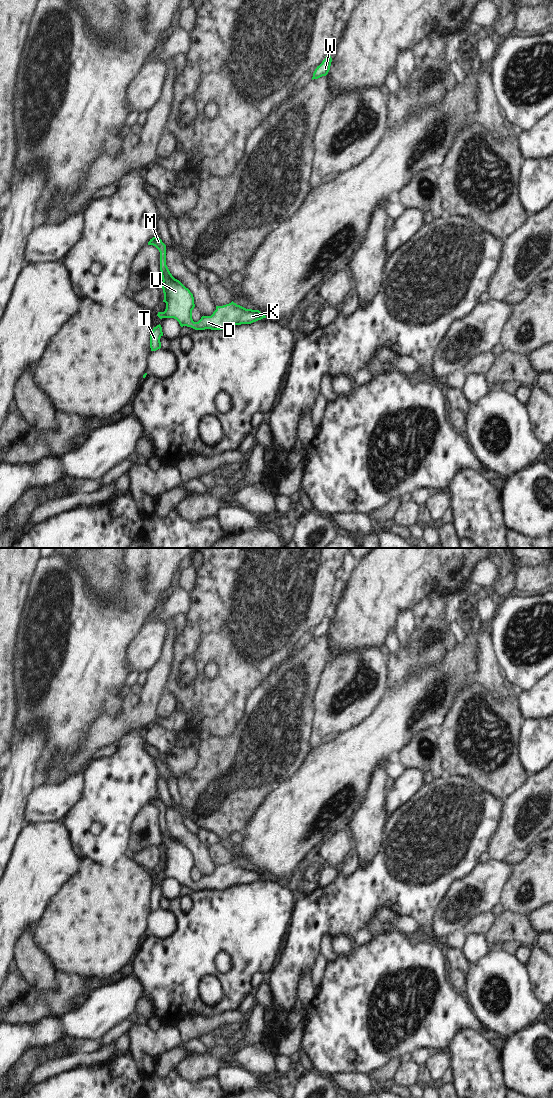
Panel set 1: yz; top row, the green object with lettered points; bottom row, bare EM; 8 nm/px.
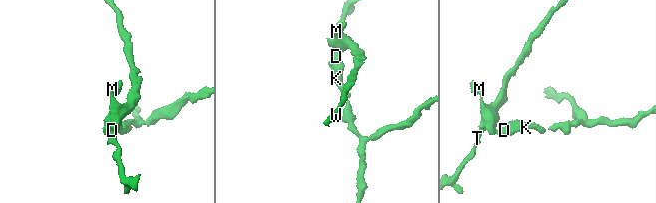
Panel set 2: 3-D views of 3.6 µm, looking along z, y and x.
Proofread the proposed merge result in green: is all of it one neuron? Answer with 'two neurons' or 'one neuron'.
one neuron

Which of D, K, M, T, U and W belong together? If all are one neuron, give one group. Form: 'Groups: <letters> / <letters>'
Groups: D K M T U W

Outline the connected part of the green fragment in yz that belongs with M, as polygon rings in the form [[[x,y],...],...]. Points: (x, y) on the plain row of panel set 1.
[[[153,797],[148,805],[155,806],[160,812],[160,831],[162,836],[163,862],[166,863],[164,872],[158,872],[162,878],[174,878],[180,886],[191,887],[195,890],[224,890],[226,888],[251,884],[266,878],[259,870],[246,869],[233,861],[223,866],[216,866],[211,876],[202,876],[198,882],[192,879],[195,867],[193,854],[179,840],[175,839],[166,825],[166,805],[158,797]]]

